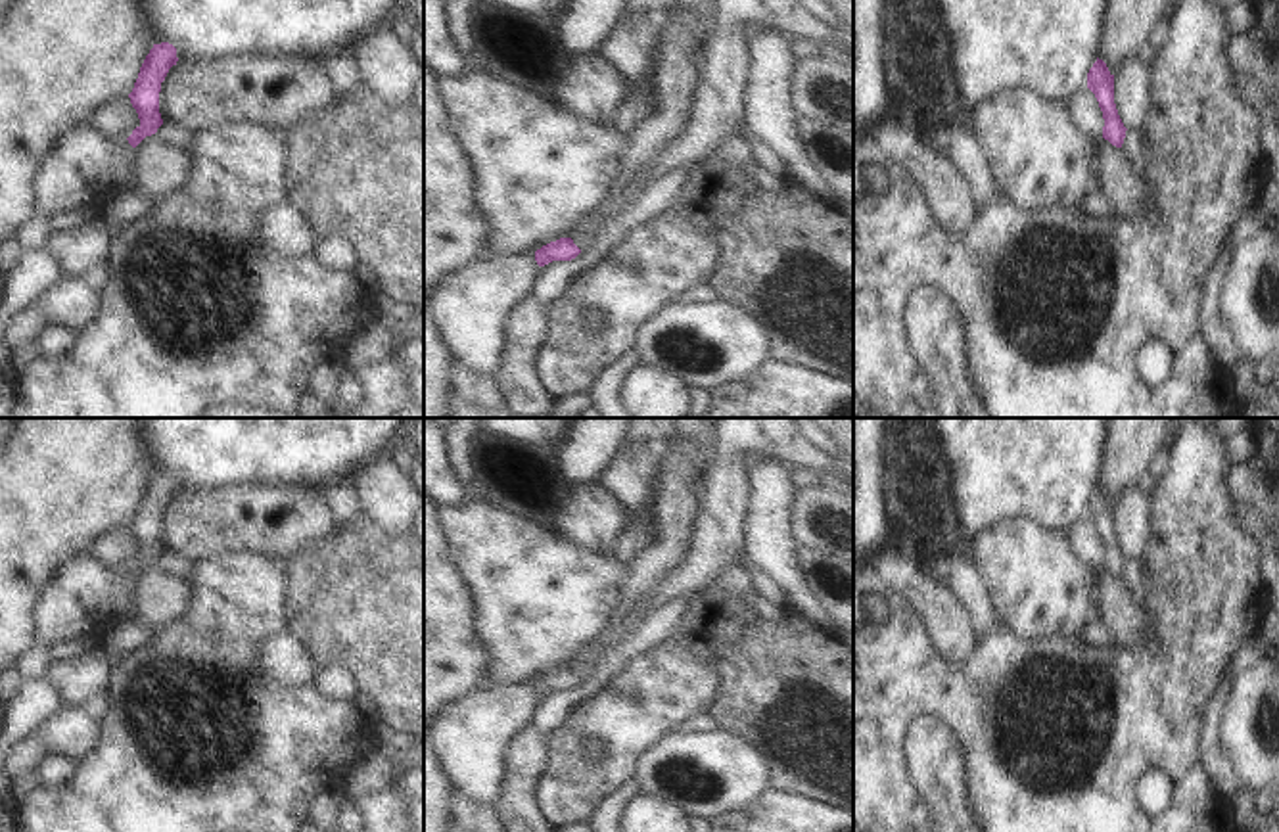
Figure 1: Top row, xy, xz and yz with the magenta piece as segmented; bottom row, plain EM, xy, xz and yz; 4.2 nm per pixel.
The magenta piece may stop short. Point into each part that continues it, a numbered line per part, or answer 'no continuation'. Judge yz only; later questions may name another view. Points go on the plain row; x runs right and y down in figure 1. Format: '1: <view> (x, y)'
no continuation

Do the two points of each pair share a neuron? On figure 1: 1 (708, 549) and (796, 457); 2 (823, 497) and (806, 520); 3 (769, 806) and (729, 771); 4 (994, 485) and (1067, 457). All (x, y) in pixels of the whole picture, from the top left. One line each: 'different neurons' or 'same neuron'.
1: same neuron
2: same neuron
3: different neurons
4: same neuron

